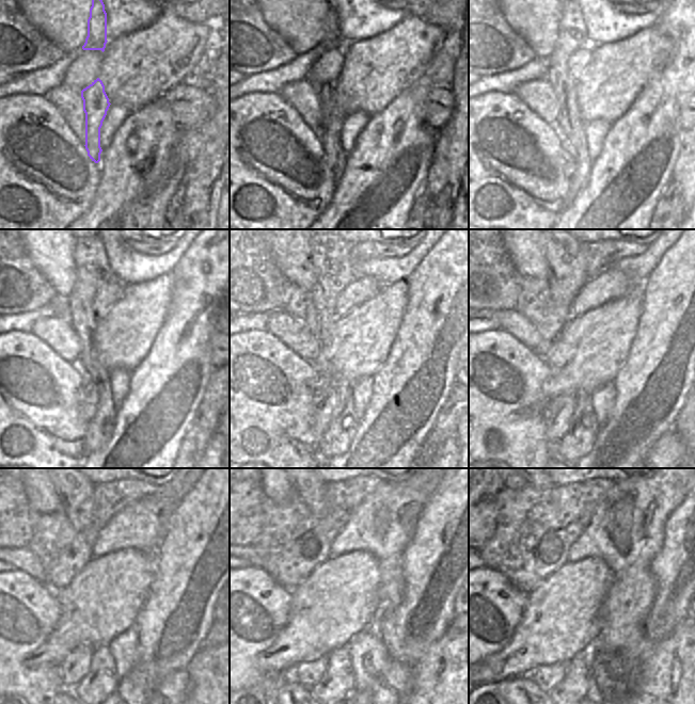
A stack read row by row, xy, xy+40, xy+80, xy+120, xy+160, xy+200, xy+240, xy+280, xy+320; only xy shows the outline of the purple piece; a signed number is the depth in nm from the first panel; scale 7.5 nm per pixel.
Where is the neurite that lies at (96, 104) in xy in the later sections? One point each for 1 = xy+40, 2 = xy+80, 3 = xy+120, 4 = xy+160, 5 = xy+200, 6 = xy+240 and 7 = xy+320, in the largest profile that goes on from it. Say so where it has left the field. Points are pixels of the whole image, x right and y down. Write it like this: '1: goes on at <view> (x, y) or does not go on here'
1: goes on at xy+40 (331, 146)
2: goes on at xy+80 (569, 166)
3: goes on at xy+120 (88, 397)
4: goes on at xy+160 (326, 399)
5: goes on at xy+200 (557, 412)
6: goes on at xy+240 (73, 669)
7: goes on at xy+320 (547, 676)

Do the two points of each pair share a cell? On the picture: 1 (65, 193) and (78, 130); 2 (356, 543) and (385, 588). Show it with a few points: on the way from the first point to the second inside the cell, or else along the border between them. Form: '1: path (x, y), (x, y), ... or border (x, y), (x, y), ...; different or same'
1: border (63, 116), (72, 132), (83, 145); different
2: path (370, 544), (387, 560), (387, 573); same

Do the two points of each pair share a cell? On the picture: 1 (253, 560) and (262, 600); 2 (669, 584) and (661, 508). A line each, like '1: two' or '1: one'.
1: two
2: two

